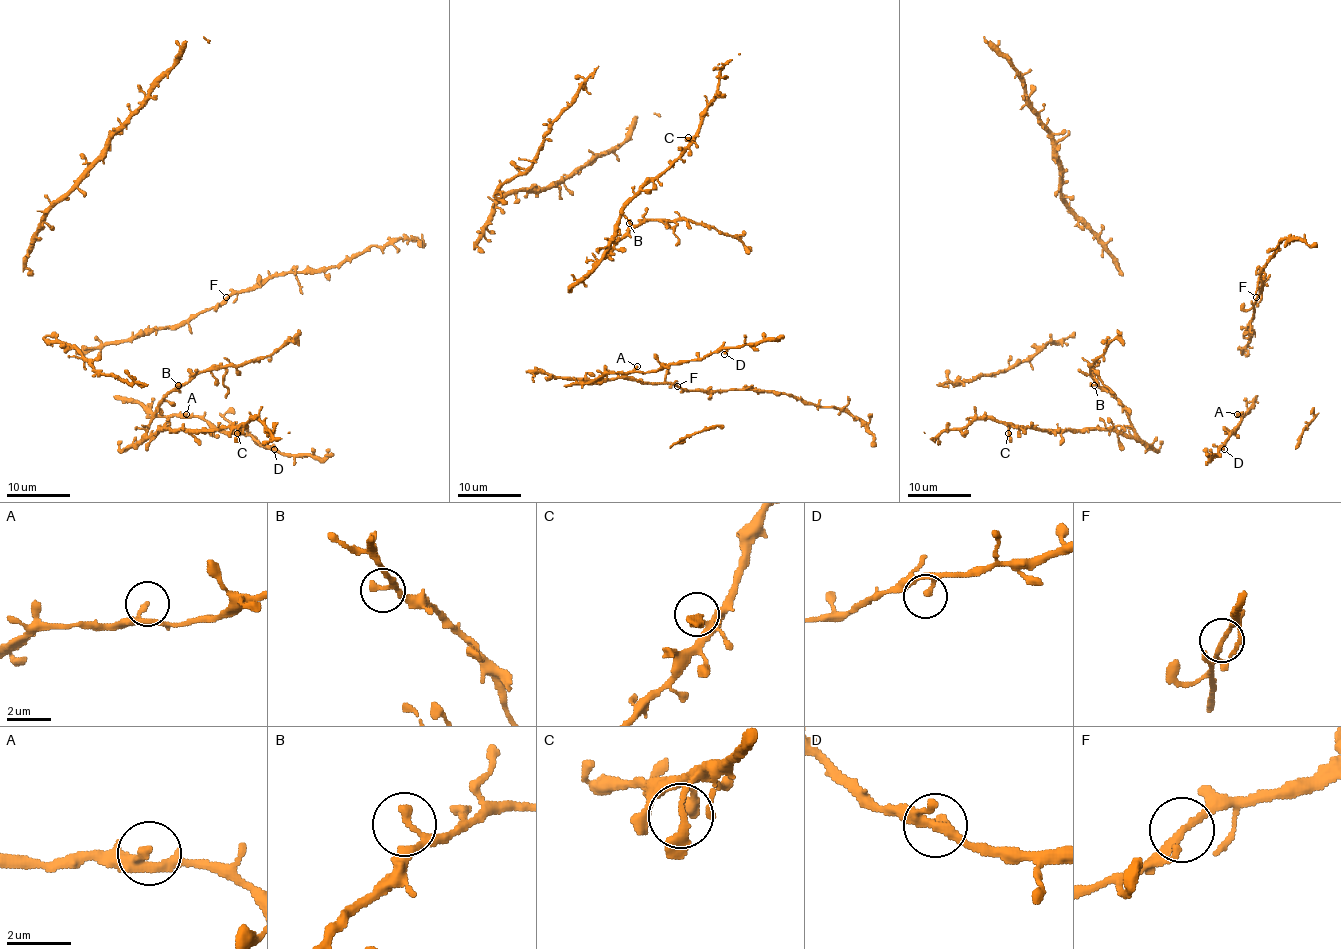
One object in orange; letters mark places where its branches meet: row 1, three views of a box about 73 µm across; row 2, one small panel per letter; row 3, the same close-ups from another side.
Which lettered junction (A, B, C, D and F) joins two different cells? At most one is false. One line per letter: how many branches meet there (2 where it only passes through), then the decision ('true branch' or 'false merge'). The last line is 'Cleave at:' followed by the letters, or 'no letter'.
A: 2 | true branch
B: 2 | true branch
C: 2 | true branch
D: 2 | true branch
F: 2 | true branch
Cleave at: no letter

